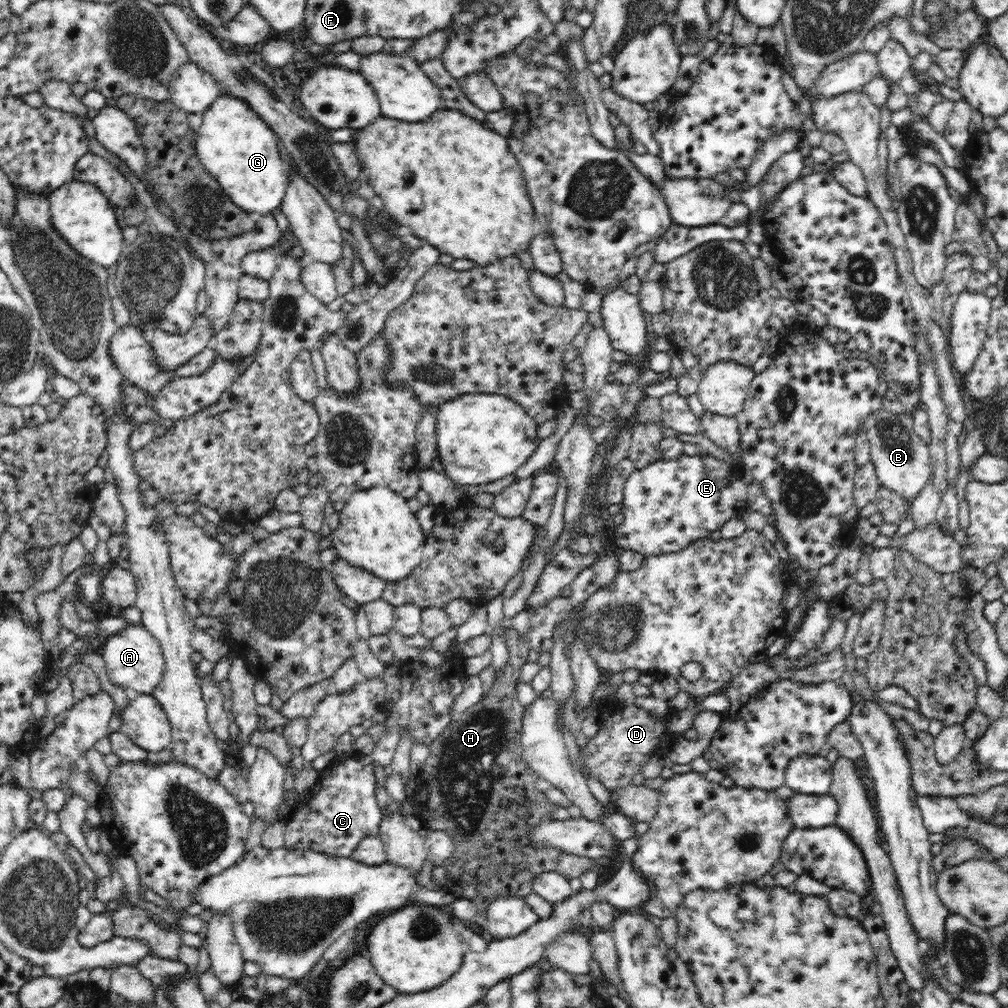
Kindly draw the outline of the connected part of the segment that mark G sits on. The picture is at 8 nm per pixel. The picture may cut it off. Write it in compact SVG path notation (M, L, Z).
M222 93L202 113L202 126L196 134L195 150L202 167L221 185L223 192L235 206L249 213L269 214L274 208L281 206L289 184L290 166L282 160L278 143L275 133L245 100Z

